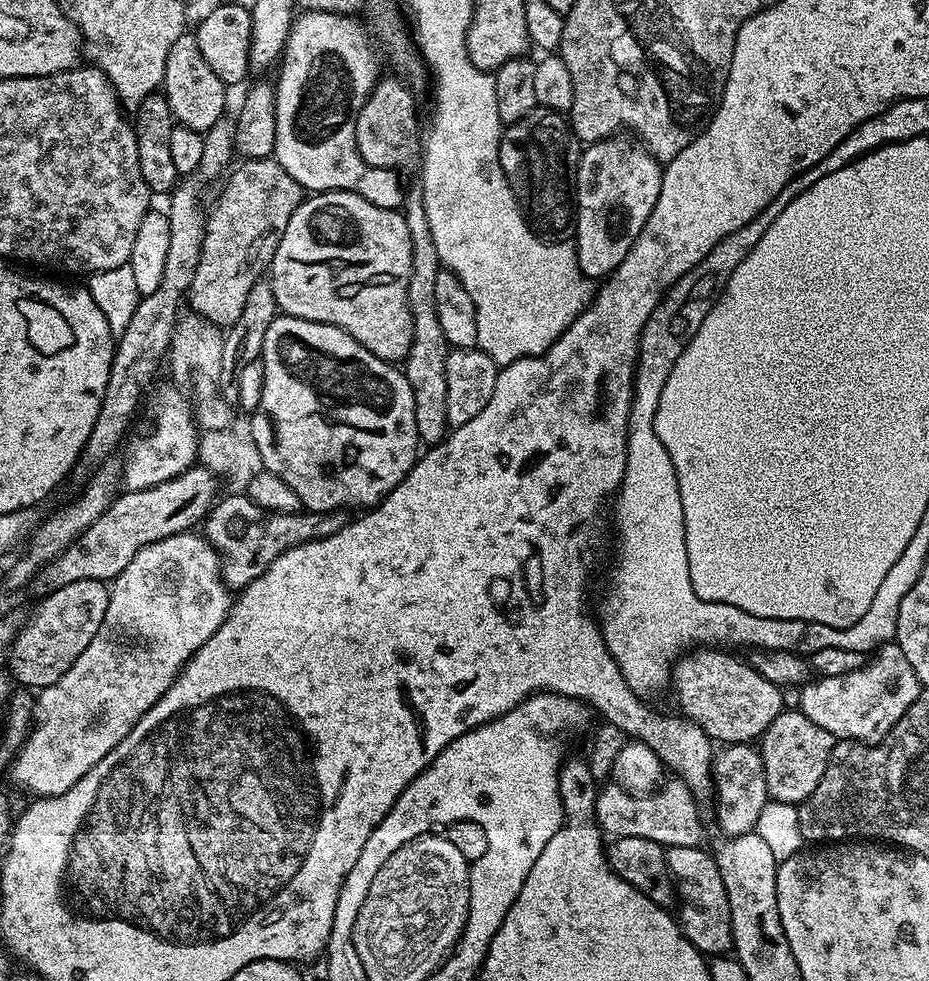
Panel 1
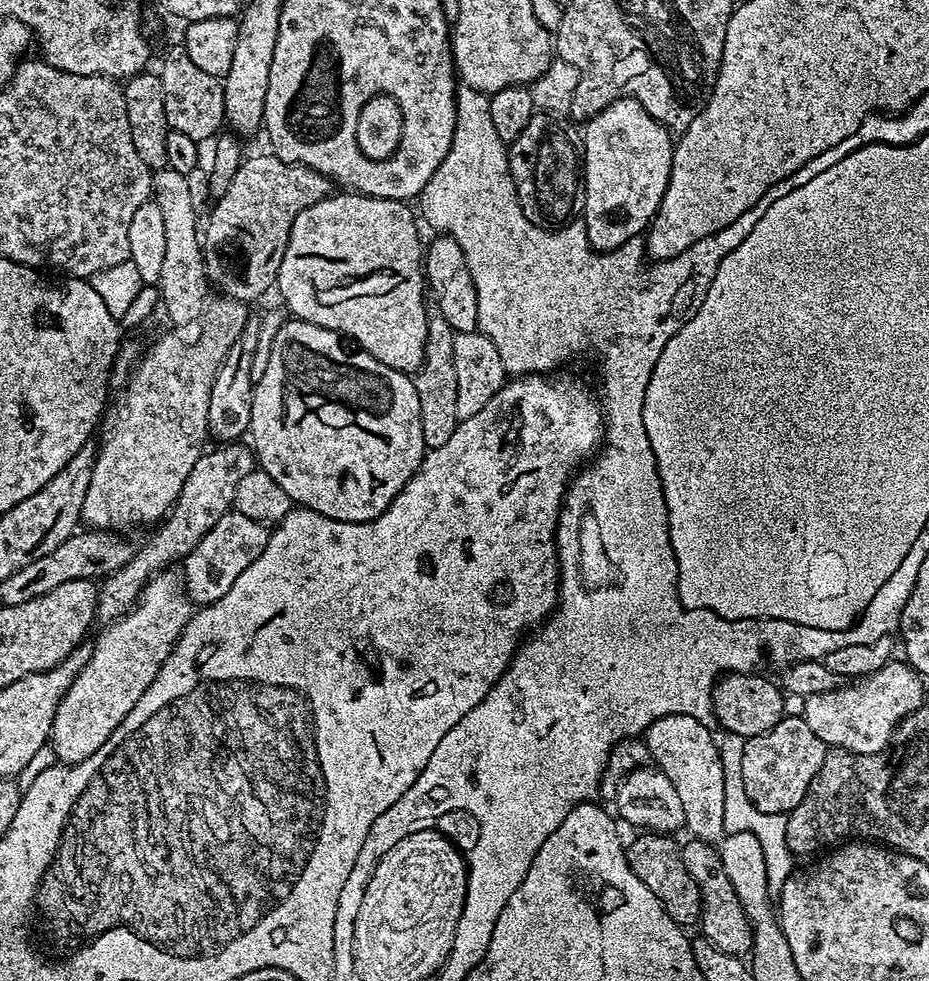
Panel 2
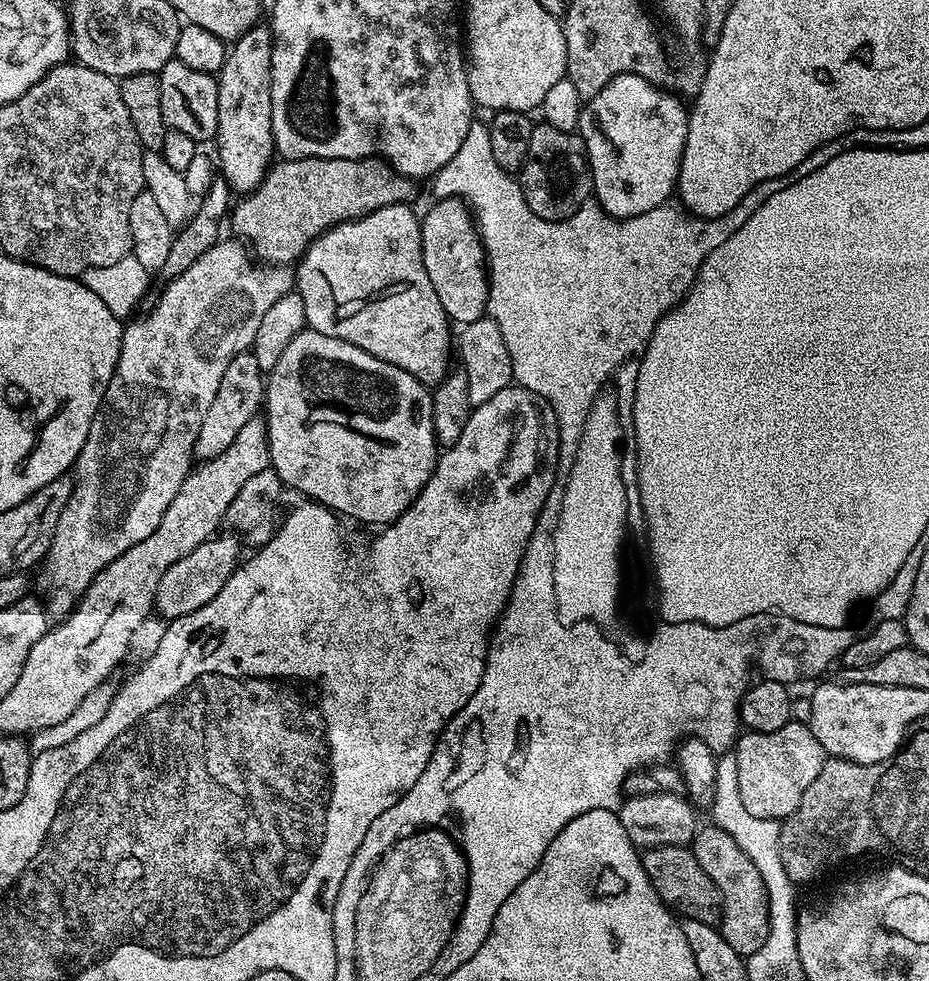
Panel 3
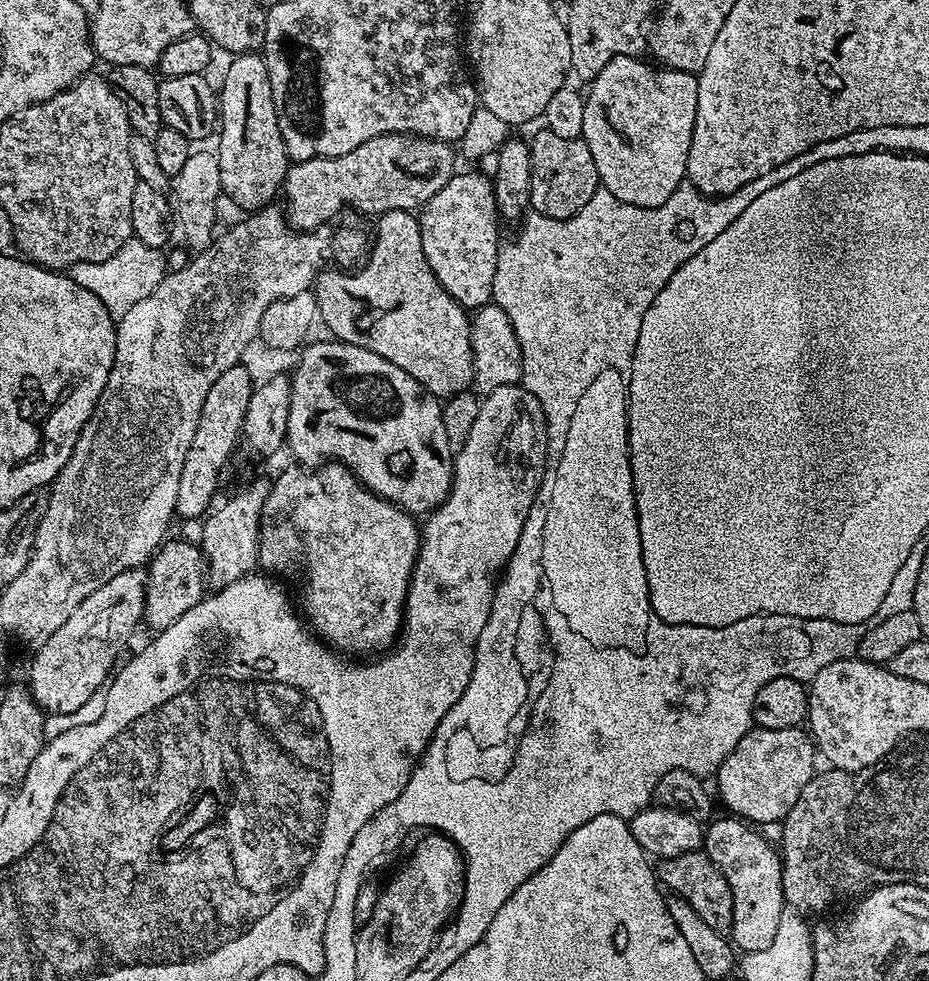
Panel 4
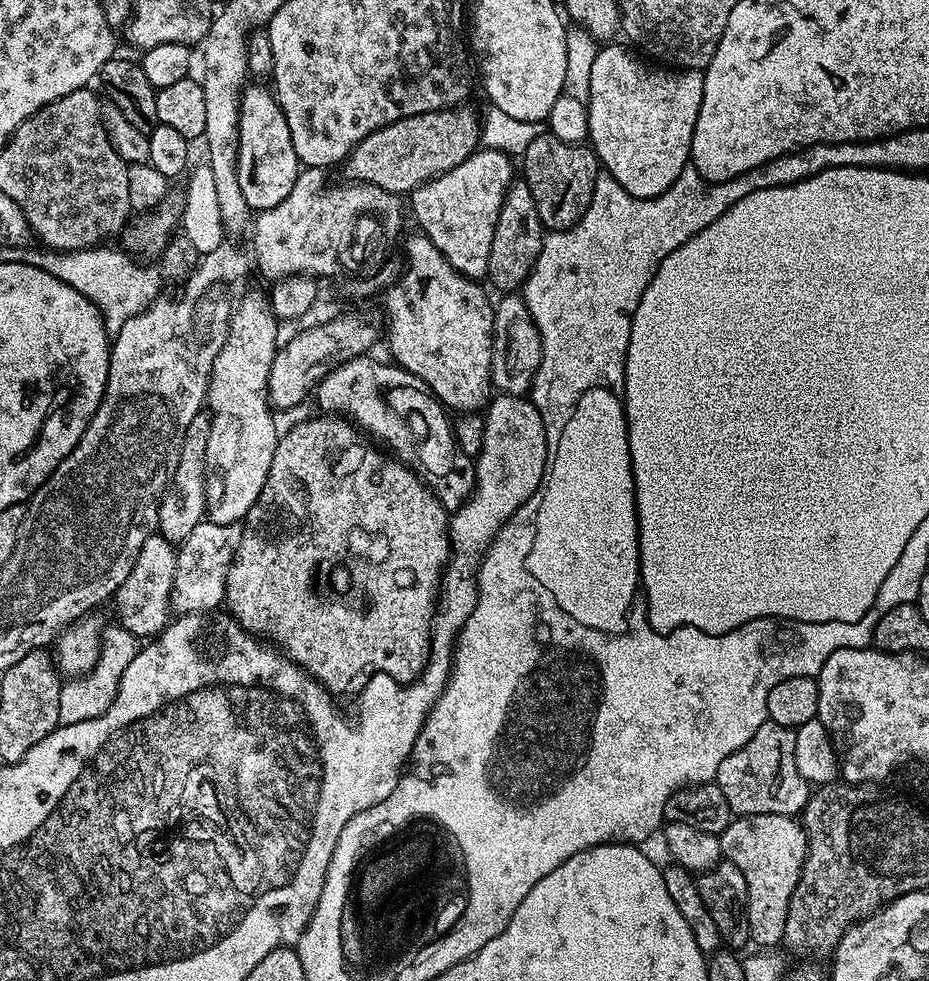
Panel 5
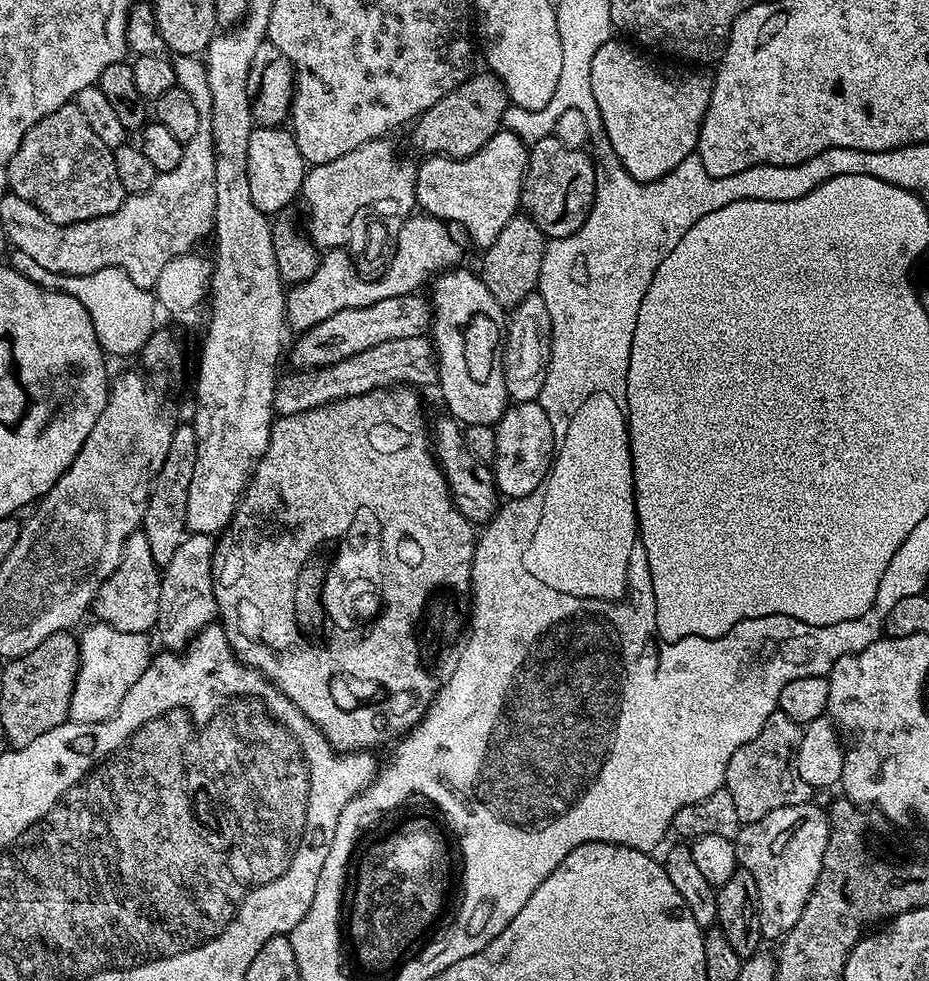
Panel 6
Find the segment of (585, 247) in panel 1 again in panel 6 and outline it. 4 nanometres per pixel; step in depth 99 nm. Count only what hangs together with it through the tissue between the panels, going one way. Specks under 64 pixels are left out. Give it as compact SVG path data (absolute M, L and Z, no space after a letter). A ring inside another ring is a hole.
M619 39L608 40L606 46L600 47L598 54L594 54L594 62L590 66L590 87L594 90L594 99L602 114L604 133L610 138L614 154L618 154L622 166L632 177L641 183L648 183L670 174L674 166L682 162L682 158L695 153L700 124L710 106L713 77L703 76L700 72L683 72L680 68L659 68L654 61L643 56L643 51Z

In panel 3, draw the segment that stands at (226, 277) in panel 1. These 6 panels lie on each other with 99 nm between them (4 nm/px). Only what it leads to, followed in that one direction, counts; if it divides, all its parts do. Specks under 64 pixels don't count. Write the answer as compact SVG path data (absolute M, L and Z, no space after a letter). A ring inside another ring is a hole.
M380 158L281 159L273 163L254 191L235 201L230 224L232 220L232 228L237 232L233 233L246 242L265 265L286 266L299 261L304 249L332 225L365 216L382 206L408 204L412 188L413 181Z

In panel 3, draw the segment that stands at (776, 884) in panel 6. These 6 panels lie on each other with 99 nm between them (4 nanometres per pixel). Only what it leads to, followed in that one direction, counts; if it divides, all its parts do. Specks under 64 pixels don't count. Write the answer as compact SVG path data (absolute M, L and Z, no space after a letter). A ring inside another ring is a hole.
M711 822L697 827L690 845L698 866L706 870L710 882L720 891L722 915L719 929L724 940L730 942L733 950L742 957L748 957L761 949L767 938L767 892L762 877L754 862L743 852L742 847L726 831L718 829Z

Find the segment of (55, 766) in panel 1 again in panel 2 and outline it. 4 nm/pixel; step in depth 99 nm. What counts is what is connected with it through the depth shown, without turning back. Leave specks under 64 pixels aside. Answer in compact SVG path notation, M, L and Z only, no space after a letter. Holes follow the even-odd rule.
M165 570L152 577L141 592L136 607L120 619L109 623L105 627L108 629L101 634L96 646L91 647L84 669L68 687L56 711L50 744L55 749L57 761L77 764L90 758L90 754L94 754L94 750L98 750L98 746L102 746L102 742L110 738L110 734L120 725L122 718L126 718L126 714L134 710L142 694L146 694L150 682L154 682L158 670L166 662L172 647L178 642L194 613L194 605L189 600L188 593L184 591L183 575L179 571L172 571L176 570Z

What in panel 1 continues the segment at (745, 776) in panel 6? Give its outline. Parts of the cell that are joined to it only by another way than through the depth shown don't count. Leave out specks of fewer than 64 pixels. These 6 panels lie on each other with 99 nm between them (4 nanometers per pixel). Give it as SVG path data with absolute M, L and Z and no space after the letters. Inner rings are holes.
M799 710L780 712L758 741L769 797L778 803L795 806L810 798L810 794L814 794L814 786L818 786L826 770L826 762L836 741L835 736L822 730L822 726L814 726L814 722L810 722L810 718Z

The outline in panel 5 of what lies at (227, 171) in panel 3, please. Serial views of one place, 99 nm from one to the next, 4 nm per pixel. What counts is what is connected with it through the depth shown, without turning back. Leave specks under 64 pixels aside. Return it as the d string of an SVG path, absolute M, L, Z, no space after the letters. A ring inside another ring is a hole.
M252 82L245 87L238 118L238 186L242 186L249 208L257 213L278 206L294 190L294 182L302 171L286 114L282 114L273 89L260 84L263 83Z

